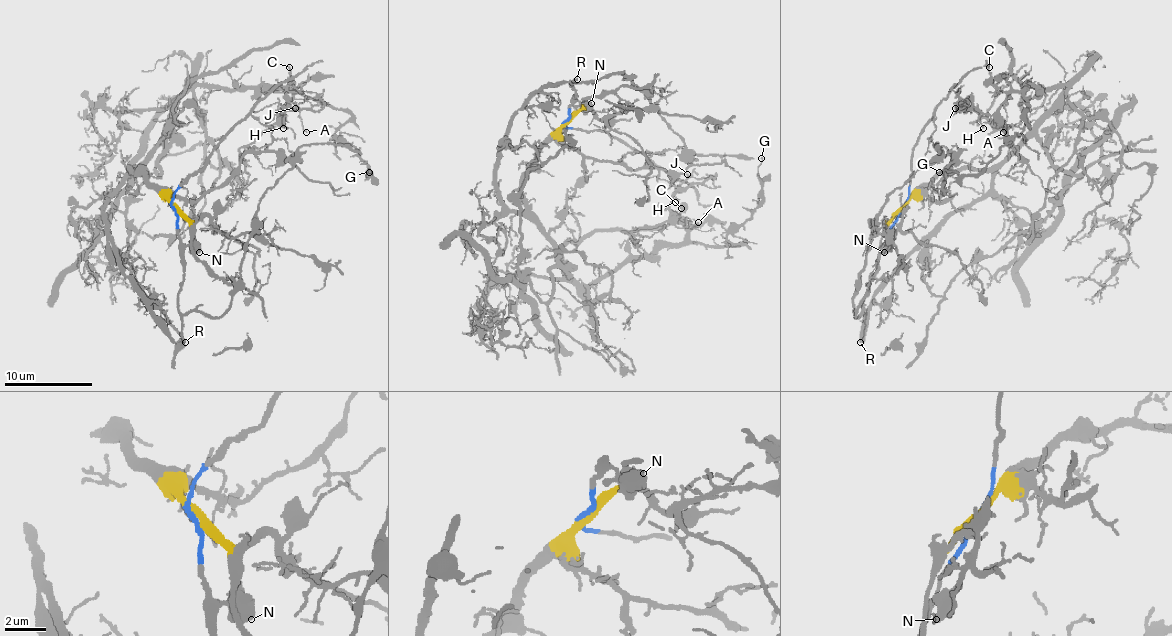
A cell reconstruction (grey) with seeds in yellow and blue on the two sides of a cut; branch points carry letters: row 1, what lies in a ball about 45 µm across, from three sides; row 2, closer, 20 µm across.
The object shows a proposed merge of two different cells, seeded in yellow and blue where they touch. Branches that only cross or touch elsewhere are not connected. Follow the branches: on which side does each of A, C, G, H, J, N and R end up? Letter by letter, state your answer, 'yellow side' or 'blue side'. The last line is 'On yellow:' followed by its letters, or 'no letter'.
A: yellow side
C: yellow side
G: yellow side
H: yellow side
J: yellow side
N: blue side
R: blue side
On yellow: A, C, G, H, J

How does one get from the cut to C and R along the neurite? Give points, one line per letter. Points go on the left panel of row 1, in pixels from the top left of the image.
C: (175, 208), (129, 168), (147, 159), (164, 130), (166, 115), (195, 86), (294, 91), (290, 91), (290, 66)
R: (173, 208), (182, 254), (178, 305), (184, 342)

